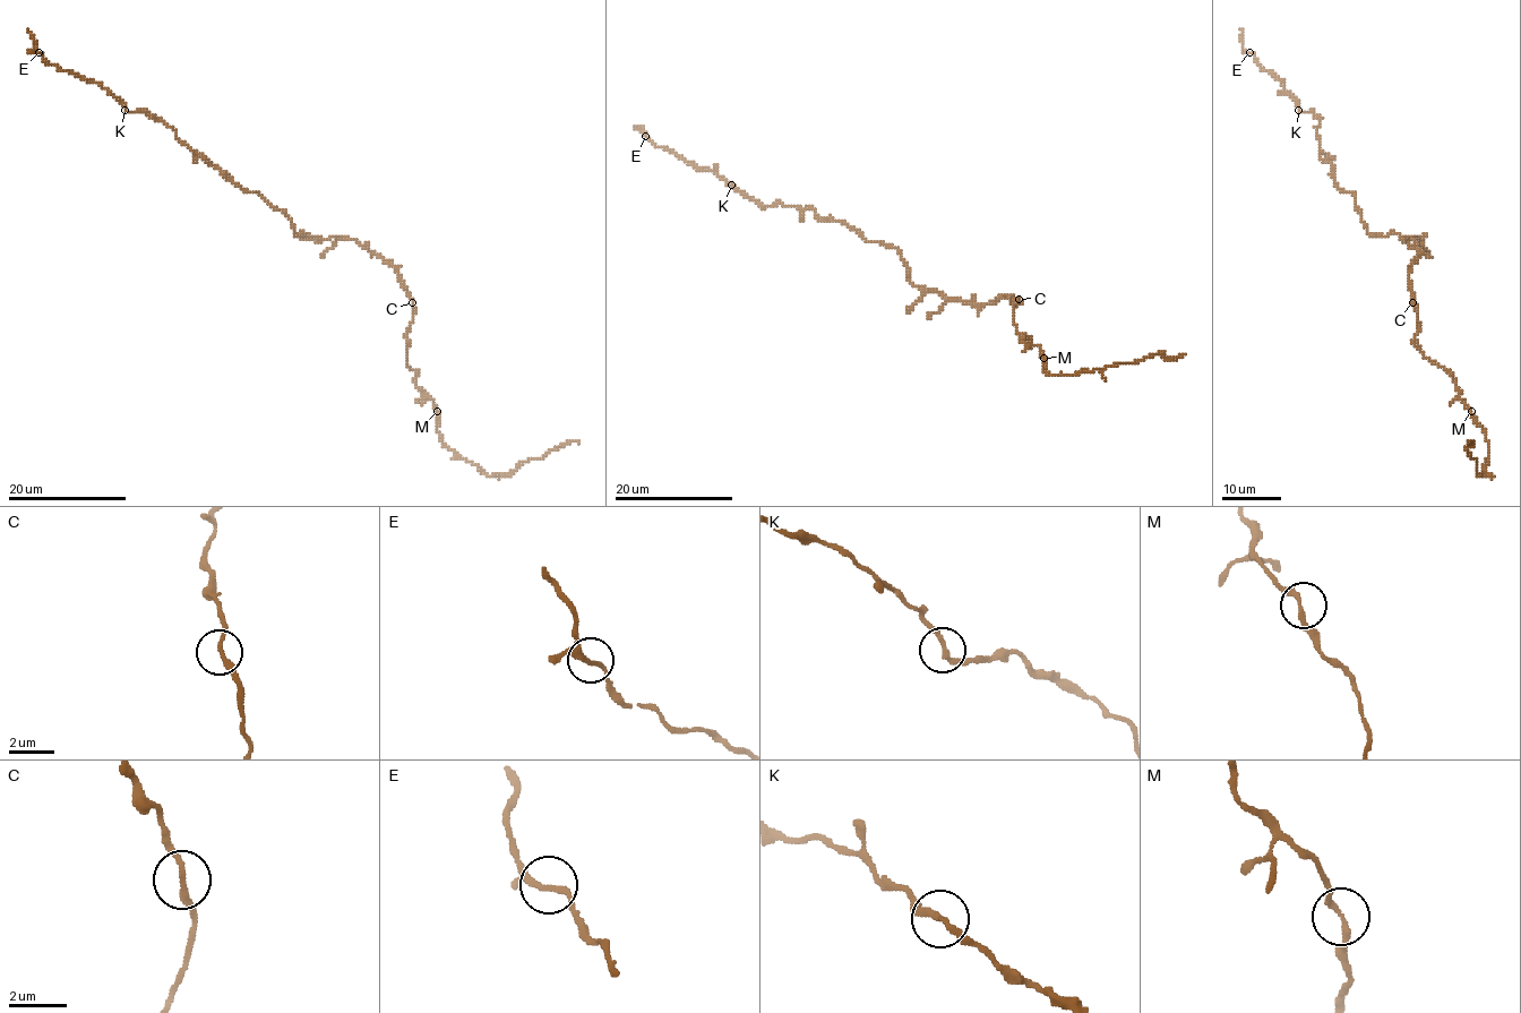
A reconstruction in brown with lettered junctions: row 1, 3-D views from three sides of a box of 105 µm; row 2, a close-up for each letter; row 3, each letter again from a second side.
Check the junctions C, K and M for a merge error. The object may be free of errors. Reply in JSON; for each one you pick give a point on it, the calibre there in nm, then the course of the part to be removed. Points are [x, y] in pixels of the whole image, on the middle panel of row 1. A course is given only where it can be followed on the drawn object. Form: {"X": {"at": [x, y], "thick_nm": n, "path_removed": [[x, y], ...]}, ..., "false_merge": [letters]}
{"false_merge": []}

